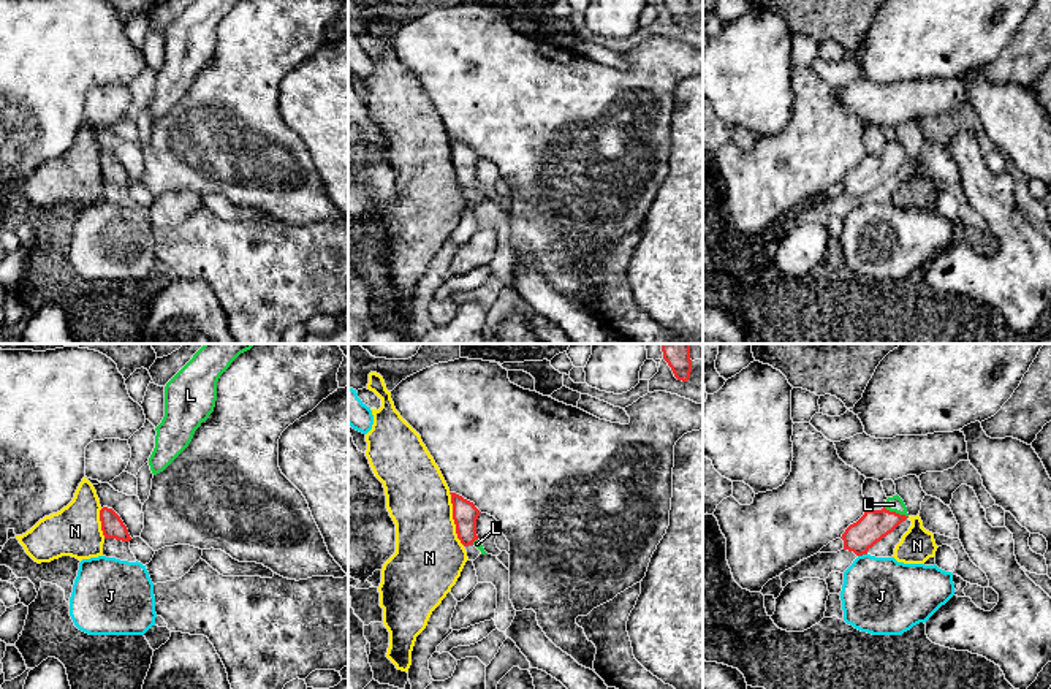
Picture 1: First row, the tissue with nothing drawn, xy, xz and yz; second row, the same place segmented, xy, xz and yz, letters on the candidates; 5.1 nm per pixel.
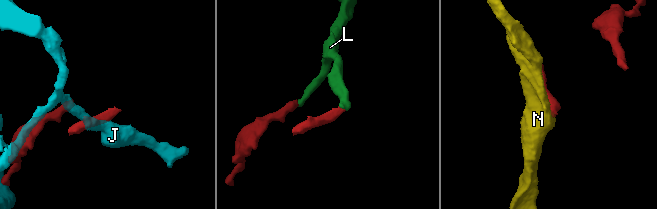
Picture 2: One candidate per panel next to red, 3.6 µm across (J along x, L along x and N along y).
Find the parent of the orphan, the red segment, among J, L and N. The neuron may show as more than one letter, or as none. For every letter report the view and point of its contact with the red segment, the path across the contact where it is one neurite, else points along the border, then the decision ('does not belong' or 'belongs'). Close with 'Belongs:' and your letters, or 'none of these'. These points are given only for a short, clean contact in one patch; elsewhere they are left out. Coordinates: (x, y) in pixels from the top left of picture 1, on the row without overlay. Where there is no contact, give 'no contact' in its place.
J: contact yz (861, 200); does not belong
L: contact yz (895, 157); belongs
N: contact xz (453, 163); does not belong
Belongs: L

